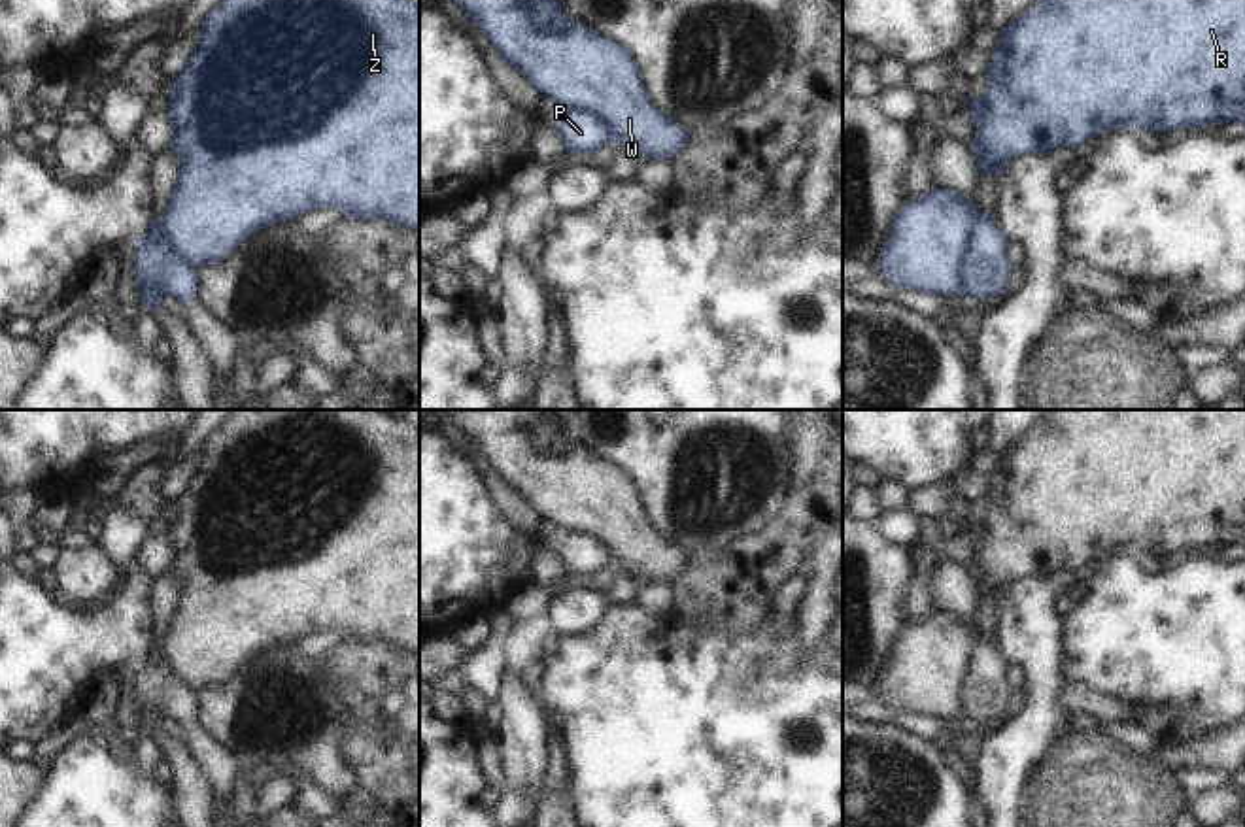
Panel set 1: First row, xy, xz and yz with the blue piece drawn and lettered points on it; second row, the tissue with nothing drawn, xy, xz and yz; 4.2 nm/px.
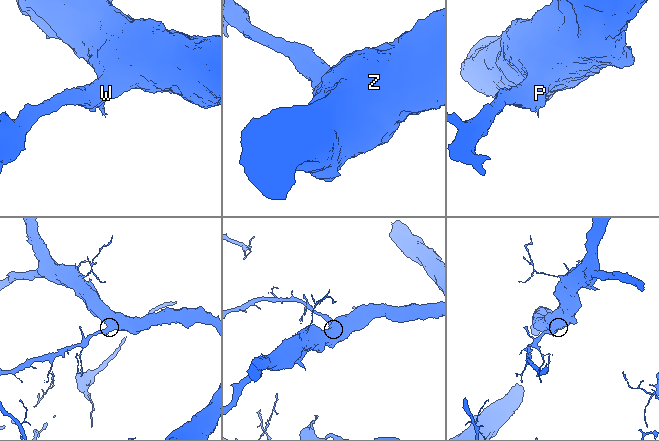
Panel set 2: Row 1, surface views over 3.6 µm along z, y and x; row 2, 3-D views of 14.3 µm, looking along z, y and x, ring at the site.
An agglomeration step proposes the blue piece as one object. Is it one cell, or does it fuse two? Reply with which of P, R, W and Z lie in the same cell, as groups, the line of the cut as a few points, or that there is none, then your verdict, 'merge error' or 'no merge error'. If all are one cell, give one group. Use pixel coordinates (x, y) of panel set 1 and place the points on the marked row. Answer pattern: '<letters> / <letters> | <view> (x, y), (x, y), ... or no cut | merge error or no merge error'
P / R W Z | yz (983, 214), (973, 227), (960, 267), (962, 293) | merge error

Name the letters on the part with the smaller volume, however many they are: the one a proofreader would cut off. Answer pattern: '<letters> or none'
P

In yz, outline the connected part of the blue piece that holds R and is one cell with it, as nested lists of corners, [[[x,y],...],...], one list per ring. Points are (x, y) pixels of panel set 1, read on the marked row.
[[[1037,0],[1024,15],[1009,23],[1003,30],[999,30],[999,47],[992,55],[984,77],[990,77],[992,83],[982,96],[969,100],[962,93],[962,96],[969,102],[969,106],[964,111],[969,115],[977,130],[977,138],[969,143],[969,149],[971,155],[975,157],[981,176],[992,174],[998,177],[1001,174],[1001,166],[1020,155],[1028,155],[1028,153],[1049,155],[1062,145],[1079,147],[1086,143],[1090,138],[1103,136],[1107,128],[1122,130],[1135,125],[1139,128],[1147,128],[1152,132],[1171,132],[1177,128],[1196,128],[1200,125],[1224,125],[1230,121],[1245,121],[1245,0]]]

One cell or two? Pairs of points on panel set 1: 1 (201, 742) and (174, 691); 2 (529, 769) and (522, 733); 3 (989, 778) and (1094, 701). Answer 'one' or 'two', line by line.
1: one
2: one
3: two

